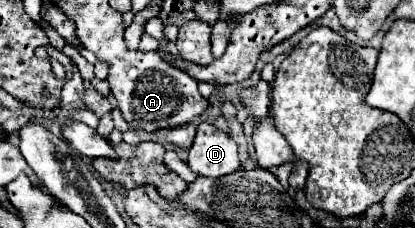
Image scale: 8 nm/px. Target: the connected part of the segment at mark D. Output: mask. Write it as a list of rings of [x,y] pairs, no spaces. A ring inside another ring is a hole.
[[[208,122],[198,124],[194,144],[188,154],[188,166],[198,176],[220,178],[240,168],[238,146],[226,132]]]

